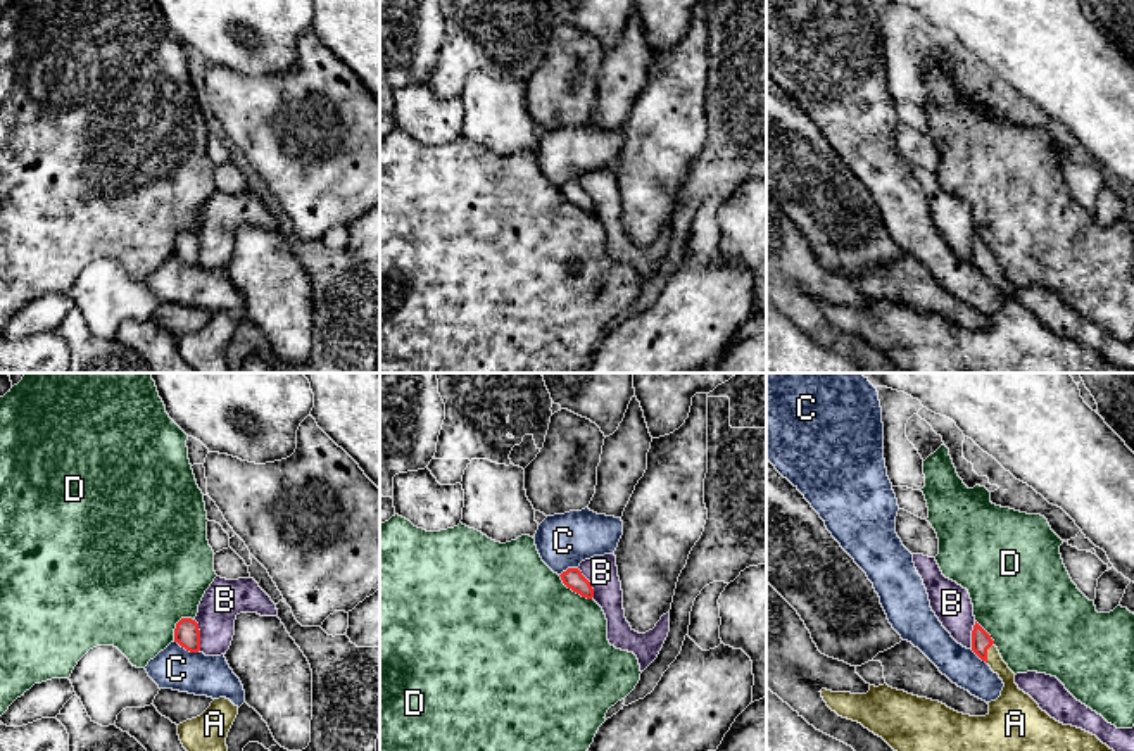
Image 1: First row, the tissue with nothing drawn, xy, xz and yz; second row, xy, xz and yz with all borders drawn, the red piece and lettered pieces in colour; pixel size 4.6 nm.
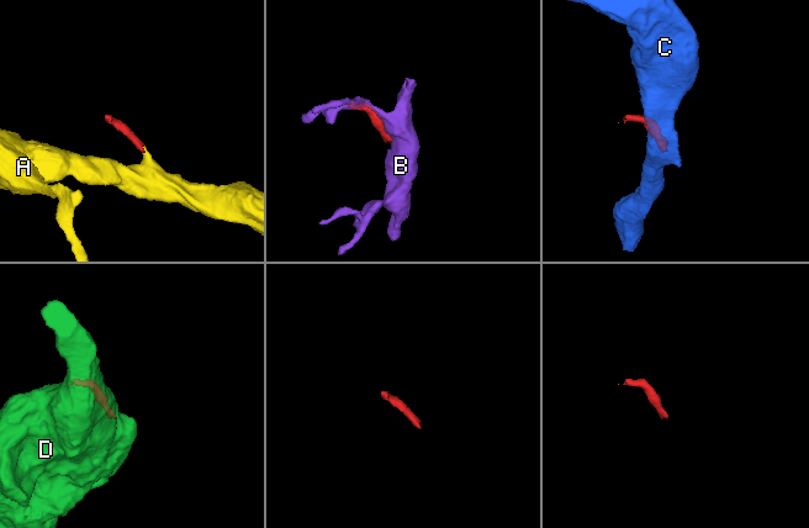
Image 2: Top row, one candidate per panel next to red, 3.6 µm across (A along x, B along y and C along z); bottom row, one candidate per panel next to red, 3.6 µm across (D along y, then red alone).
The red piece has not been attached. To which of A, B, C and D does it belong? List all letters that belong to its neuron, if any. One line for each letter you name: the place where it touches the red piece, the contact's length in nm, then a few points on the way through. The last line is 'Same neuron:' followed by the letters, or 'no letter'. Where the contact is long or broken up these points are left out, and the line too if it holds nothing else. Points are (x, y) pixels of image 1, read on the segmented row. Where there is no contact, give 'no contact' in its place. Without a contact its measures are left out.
A: yz (986, 653) | 100 nm | across yz (981, 641), (986, 653), (1008, 677), (1012, 700)
Same neuron: A

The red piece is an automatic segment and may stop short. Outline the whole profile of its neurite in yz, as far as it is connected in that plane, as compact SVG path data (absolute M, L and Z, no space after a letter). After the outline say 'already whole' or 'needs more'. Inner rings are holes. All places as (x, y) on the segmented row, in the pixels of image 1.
M975 622L972 651L1005 687L986 716L958 713L939 701L884 685L866 694L822 689L827 706L861 723L894 751L1113 751L1096 735L1063 725L1015 684L991 635Z | needs more

